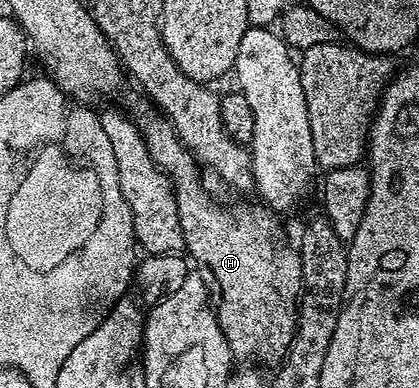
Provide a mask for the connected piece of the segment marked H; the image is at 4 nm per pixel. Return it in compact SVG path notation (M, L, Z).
M161 113L138 116L139 130L153 157L153 161L171 179L171 188L175 190L177 217L181 217L181 233L186 254L193 260L194 270L199 272L201 281L205 281L207 296L215 308L215 320L229 341L229 349L236 360L271 359L282 360L287 346L295 332L295 317L299 305L299 296L303 293L303 274L299 252L294 246L286 247L279 236L279 223L266 206L259 207L222 207L199 180L200 164L195 162L190 149L177 137L170 121Z

